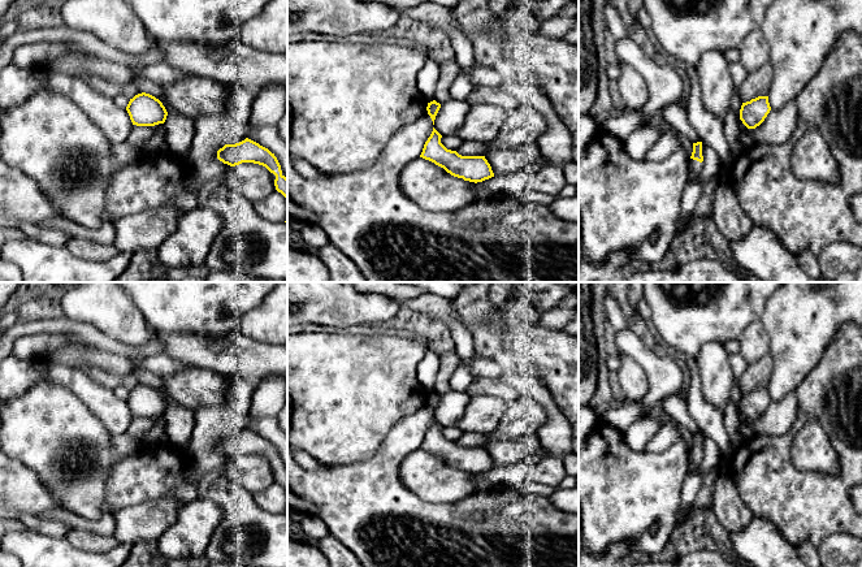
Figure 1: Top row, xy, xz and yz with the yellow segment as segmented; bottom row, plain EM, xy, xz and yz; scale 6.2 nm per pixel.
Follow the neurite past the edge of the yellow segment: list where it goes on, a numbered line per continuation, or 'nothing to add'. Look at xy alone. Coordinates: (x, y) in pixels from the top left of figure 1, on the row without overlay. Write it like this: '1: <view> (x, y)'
nothing to add

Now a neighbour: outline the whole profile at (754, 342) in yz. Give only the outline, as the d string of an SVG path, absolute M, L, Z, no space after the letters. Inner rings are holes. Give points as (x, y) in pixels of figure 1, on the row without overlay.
M761 320L748 325L737 341L740 343L738 354L748 364L753 364L762 356L770 354L770 336L764 330Z

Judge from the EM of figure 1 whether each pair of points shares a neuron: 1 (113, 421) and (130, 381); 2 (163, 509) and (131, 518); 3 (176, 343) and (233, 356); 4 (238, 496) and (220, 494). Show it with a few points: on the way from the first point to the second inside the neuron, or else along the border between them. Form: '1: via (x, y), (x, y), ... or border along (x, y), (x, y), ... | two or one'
1: border along (86, 373), (112, 389) | two
2: via (155, 516), (139, 518) | one
3: via (190, 349), (219, 354) | one
4: via (234, 496), (224, 494) | one

